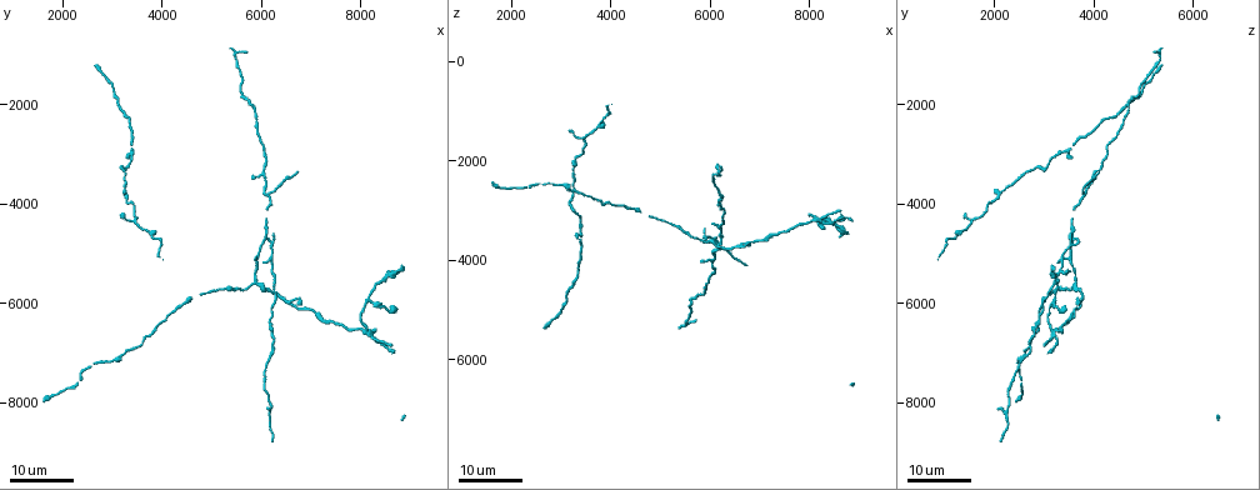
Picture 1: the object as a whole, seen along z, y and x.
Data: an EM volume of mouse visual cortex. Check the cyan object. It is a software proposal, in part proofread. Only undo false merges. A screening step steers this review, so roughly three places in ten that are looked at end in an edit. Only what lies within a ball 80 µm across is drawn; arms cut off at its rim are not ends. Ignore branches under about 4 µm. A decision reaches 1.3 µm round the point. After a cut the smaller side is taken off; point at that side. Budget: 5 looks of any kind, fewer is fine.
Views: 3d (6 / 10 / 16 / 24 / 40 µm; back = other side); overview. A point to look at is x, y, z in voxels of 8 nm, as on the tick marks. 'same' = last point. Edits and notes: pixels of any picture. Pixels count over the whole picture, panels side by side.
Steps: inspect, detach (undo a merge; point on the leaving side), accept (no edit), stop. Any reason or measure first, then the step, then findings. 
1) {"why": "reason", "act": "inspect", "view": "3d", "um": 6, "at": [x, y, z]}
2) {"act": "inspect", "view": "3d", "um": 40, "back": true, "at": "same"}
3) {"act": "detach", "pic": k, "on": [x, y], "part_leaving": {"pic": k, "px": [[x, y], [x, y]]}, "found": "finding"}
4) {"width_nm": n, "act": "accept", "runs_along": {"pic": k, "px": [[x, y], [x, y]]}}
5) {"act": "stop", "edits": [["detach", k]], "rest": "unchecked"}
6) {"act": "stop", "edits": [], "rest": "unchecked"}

{"why": "three-way junction", "act": "inspect", "view": "3d", "um": 16, "at": [6500, 5950, 3700]}

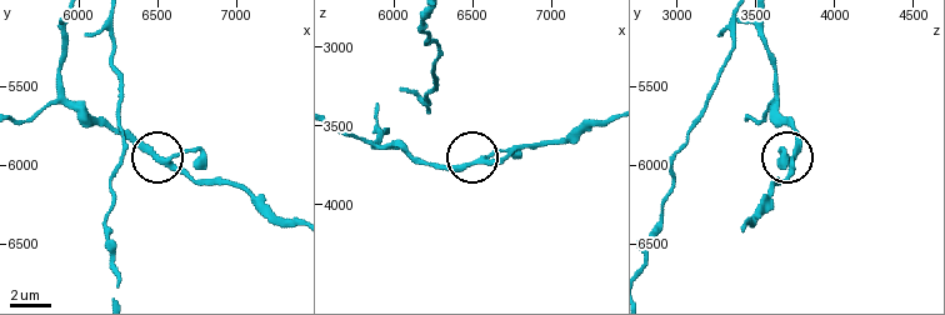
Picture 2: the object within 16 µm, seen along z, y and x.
{"act": "inspect", "view": "3d", "um": 10, "at": [6560, 5980, 3720]}

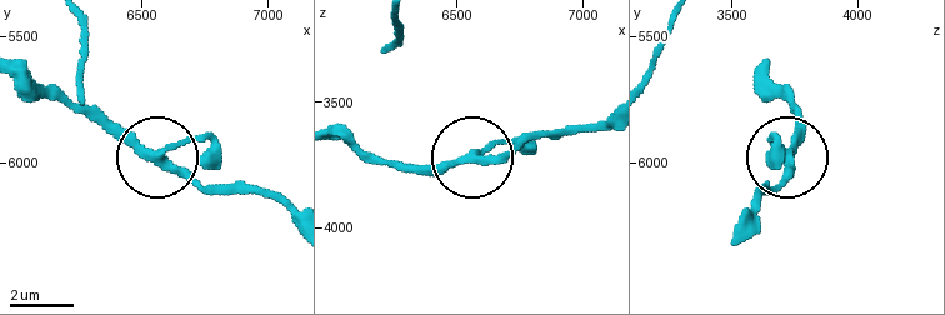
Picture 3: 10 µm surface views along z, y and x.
{"arms": 3, "act": "accept", "found": "continuous, no second neuron"}

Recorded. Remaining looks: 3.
{"why": "three arms meet", "act": "inspect", "view": "3d", "um": 16, "at": [6150, 4700, 3650]}

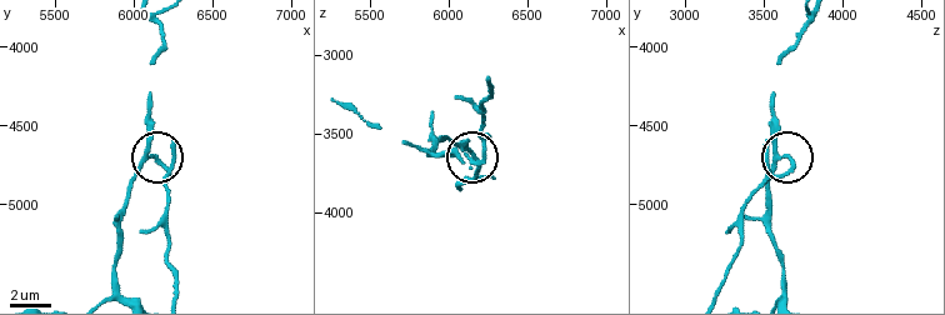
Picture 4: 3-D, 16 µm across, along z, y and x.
{"act": "inspect", "view": "3d", "um": 10, "at": [6100, 4700, 3600]}

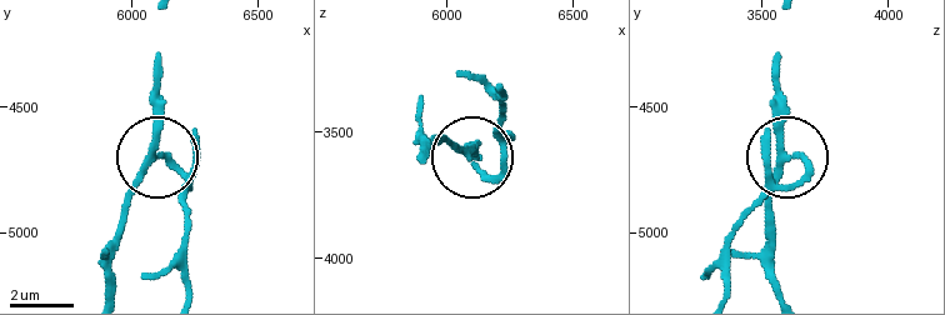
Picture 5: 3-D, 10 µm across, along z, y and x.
{"width_nm": 200, "act": "detach", "pic": 5, "on": [186, 189], "part_leaving": {"pic": 5, "px": [[786, 159], [800, 161], [800, 175], [733, 239], [728, 288]]}, "found": "two neurons meet here"}

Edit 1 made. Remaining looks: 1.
{"act": "stop", "edits": [["detach", 5]], "rest": "unchecked"}

